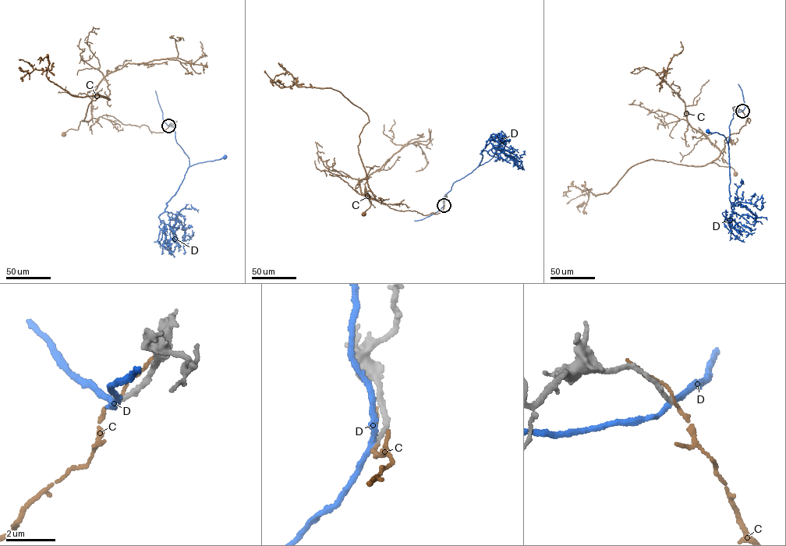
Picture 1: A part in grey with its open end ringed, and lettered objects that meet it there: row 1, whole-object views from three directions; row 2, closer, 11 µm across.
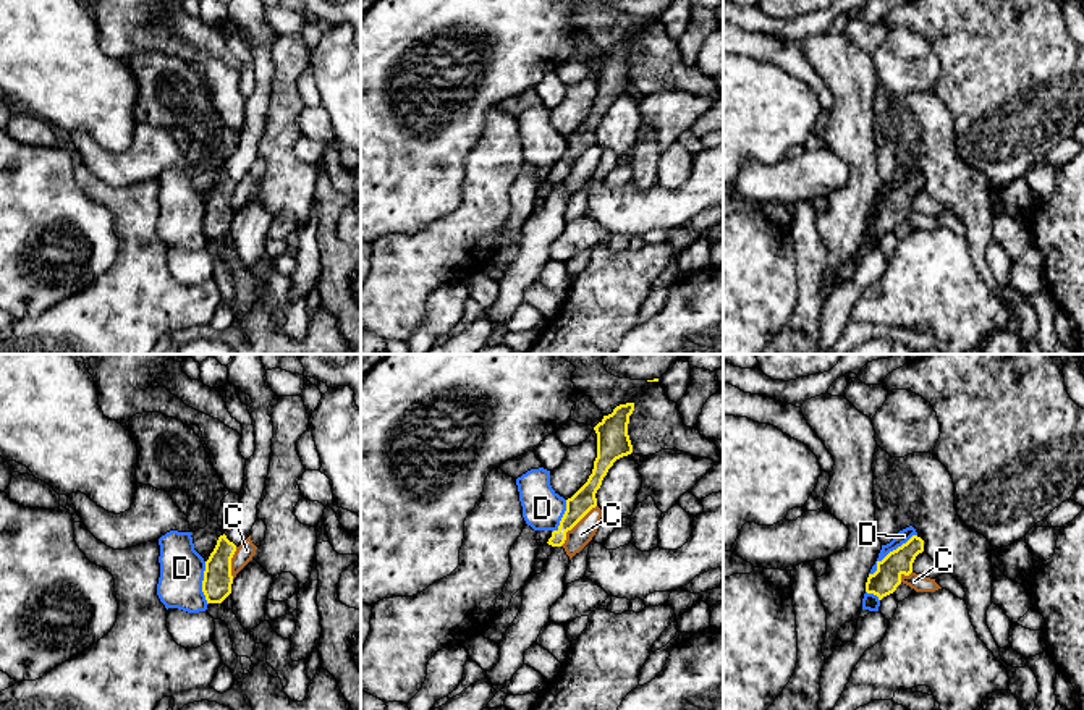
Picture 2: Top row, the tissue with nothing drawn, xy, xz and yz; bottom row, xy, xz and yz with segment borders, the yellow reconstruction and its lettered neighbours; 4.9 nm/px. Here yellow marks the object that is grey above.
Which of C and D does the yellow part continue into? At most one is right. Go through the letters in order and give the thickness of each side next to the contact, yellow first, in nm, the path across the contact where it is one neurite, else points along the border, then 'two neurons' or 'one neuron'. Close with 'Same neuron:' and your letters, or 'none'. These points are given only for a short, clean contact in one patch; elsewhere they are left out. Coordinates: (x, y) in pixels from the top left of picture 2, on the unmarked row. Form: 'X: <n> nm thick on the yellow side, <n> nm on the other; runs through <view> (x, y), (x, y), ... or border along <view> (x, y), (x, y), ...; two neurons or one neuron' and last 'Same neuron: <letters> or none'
C: 110 nm thick on the yellow side, 110 nm on the other; border along xz (596, 143), (567, 170), (567, 177), (560, 183); two neurons
D: 140 nm thick on the yellow side, 70 nm on the other; border along yz (916, 172), (890, 188), (869, 212); two neurons
Same neuron: none

